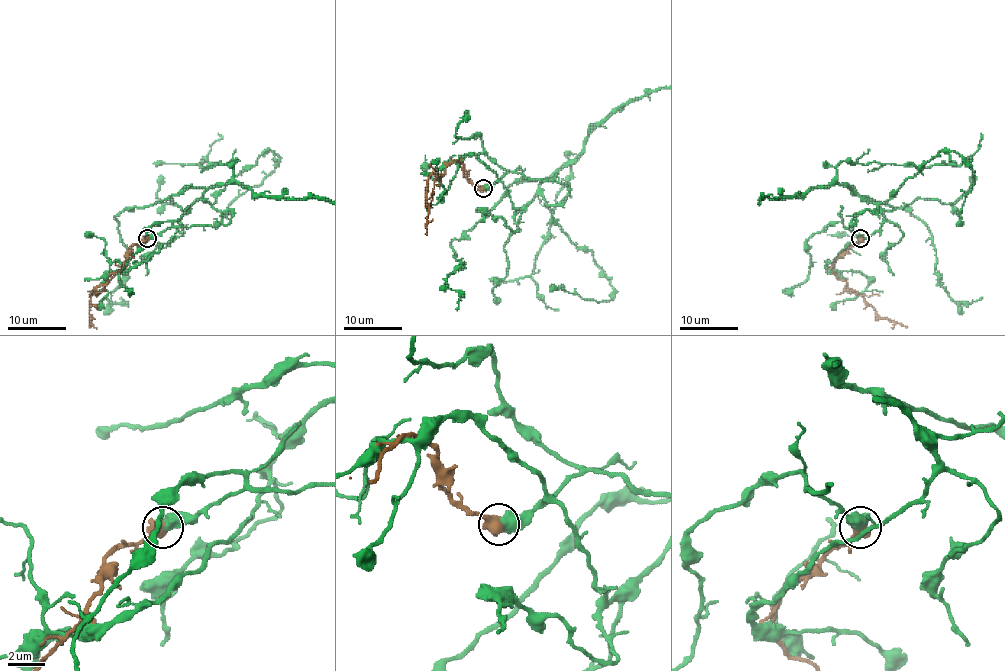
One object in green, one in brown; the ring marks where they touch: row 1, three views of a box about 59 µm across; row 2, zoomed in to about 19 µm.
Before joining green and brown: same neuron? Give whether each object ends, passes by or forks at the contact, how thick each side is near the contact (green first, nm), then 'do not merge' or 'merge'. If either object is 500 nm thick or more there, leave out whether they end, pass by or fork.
650 nm thick on the green side, 700 nm on the other; do not merge

